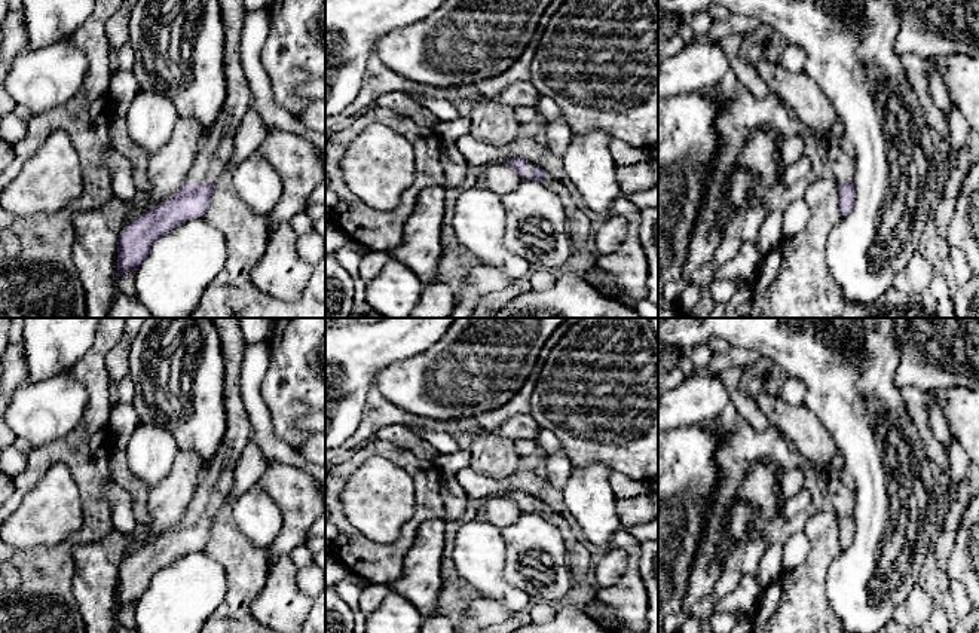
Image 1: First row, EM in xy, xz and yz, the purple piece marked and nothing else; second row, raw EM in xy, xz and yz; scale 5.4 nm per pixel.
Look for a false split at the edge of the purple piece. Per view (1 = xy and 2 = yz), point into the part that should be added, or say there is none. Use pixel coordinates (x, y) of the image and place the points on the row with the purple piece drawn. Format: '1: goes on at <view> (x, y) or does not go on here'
1: goes on at xy (213, 159)
2: goes on at yz (837, 153)

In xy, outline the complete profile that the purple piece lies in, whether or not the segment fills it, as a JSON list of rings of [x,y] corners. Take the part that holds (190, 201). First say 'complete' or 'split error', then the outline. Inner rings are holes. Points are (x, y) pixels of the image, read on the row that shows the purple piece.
split error; [[[218,0],[224,25],[224,77],[227,97],[212,128],[196,153],[186,183],[153,210],[129,221],[117,241],[117,278],[137,270],[152,245],[180,223],[202,217],[214,183],[230,172],[235,134],[250,110],[253,94],[247,82],[241,37],[247,9],[244,0]]]

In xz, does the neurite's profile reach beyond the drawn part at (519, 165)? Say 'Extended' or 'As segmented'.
Extended

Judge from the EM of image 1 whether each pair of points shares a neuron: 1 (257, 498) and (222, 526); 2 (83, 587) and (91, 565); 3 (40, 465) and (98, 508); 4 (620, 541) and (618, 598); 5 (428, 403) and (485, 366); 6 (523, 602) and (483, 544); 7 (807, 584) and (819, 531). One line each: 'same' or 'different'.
1: different
2: same
3: same
4: same
5: same
6: same
7: same

